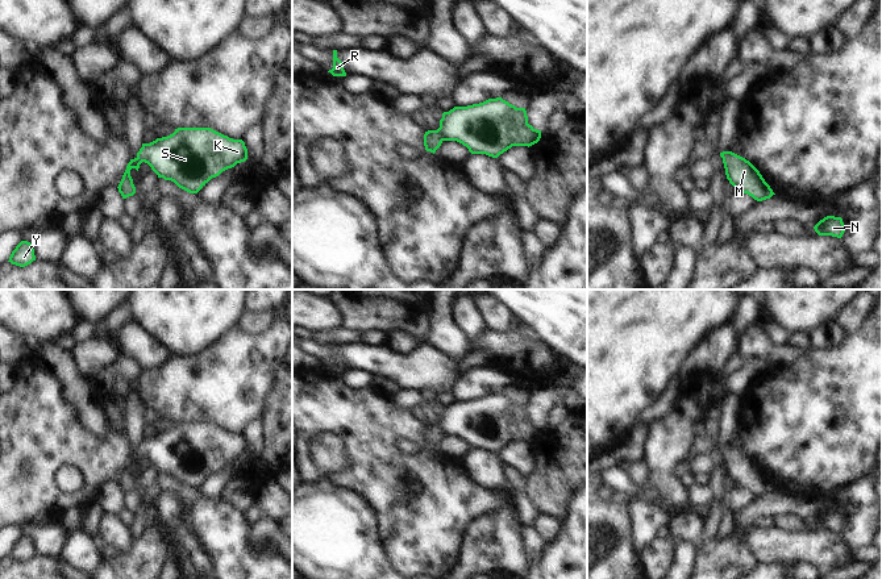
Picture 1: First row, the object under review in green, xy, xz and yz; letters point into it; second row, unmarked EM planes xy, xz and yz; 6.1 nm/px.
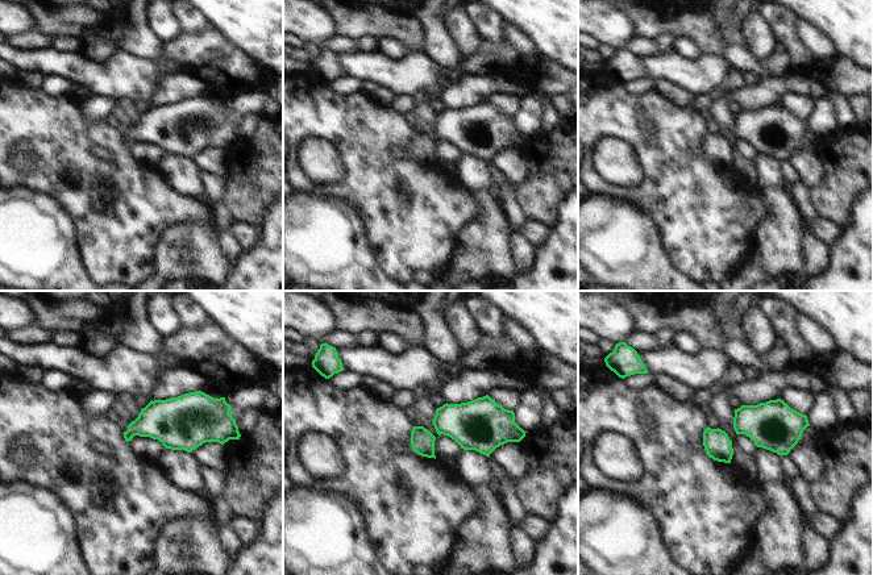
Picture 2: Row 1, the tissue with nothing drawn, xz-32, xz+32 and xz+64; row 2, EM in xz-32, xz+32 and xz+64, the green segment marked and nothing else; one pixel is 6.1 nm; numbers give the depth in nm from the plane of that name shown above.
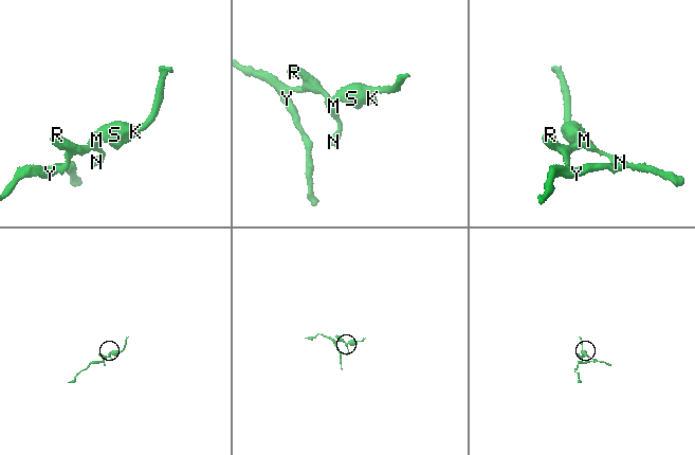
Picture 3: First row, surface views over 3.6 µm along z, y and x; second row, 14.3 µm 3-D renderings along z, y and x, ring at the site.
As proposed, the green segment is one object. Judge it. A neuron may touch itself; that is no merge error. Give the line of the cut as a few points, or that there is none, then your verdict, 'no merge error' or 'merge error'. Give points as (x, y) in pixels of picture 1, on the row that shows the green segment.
no cut | no merge error

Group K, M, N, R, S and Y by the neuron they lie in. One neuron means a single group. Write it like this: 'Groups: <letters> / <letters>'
Groups: K M N R S Y.

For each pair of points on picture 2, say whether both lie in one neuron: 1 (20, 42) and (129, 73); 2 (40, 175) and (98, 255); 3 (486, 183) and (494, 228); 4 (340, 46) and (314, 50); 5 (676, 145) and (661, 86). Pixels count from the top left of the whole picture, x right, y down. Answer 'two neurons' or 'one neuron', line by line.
1: two neurons
2: one neuron
3: two neurons
4: one neuron
5: two neurons

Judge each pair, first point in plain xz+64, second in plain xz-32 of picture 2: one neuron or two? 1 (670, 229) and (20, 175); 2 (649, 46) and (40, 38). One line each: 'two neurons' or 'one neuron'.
1: one neuron
2: one neuron

